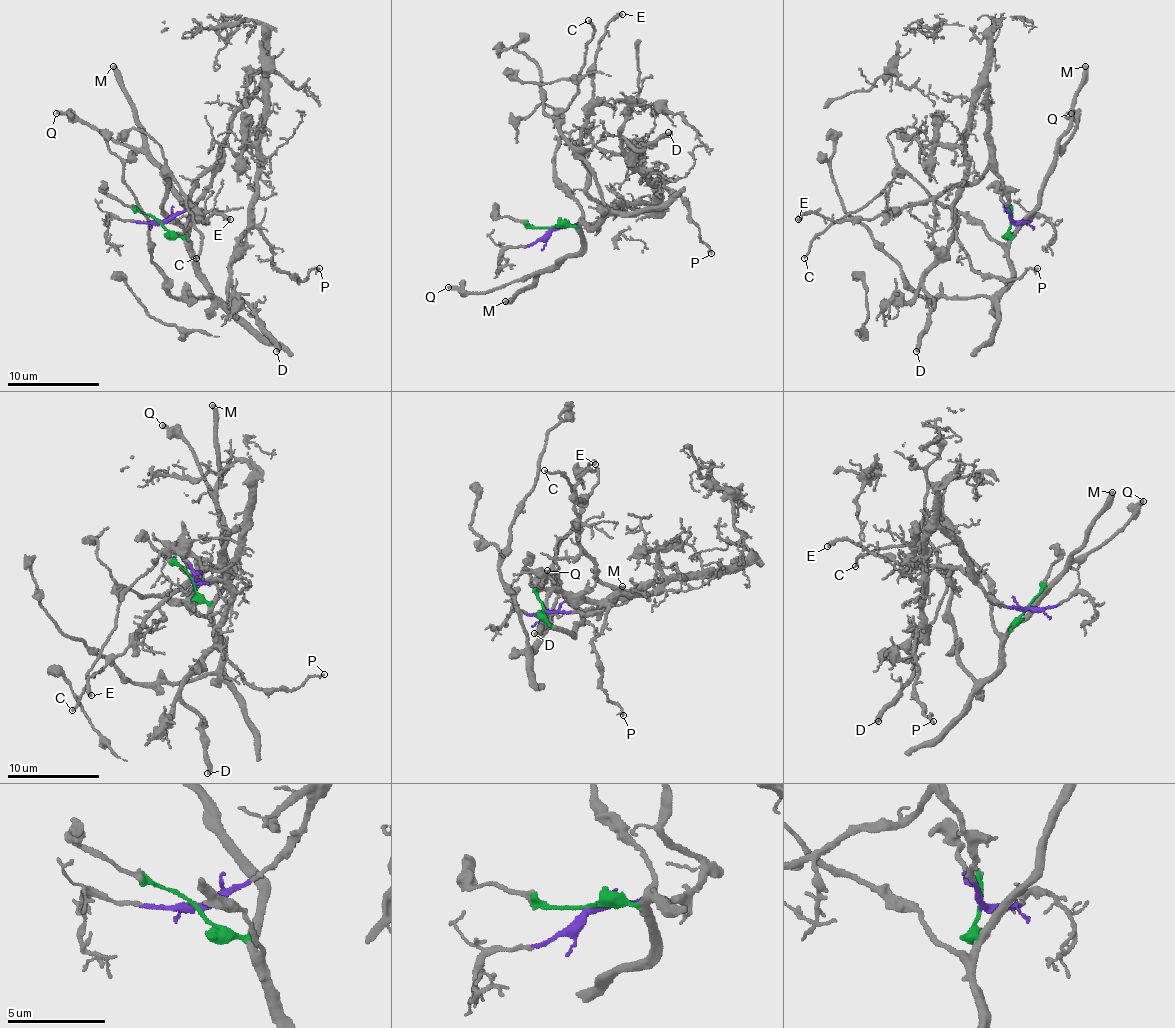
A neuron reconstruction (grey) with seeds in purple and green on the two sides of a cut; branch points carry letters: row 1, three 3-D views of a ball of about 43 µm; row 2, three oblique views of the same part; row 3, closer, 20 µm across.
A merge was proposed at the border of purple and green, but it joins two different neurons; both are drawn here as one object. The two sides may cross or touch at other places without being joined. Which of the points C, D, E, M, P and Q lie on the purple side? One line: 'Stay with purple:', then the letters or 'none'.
Stay with purple: D, E, P

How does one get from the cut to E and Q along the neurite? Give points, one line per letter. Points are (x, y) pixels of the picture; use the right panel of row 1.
E: (1013, 222), (1008, 192), (987, 169), (976, 181), (883, 213), (835, 220), (812, 213), (798, 220)
Q: (1010, 222), (1013, 236), (1031, 213), (1043, 178), (1052, 169), (1075, 130), (1070, 114)

